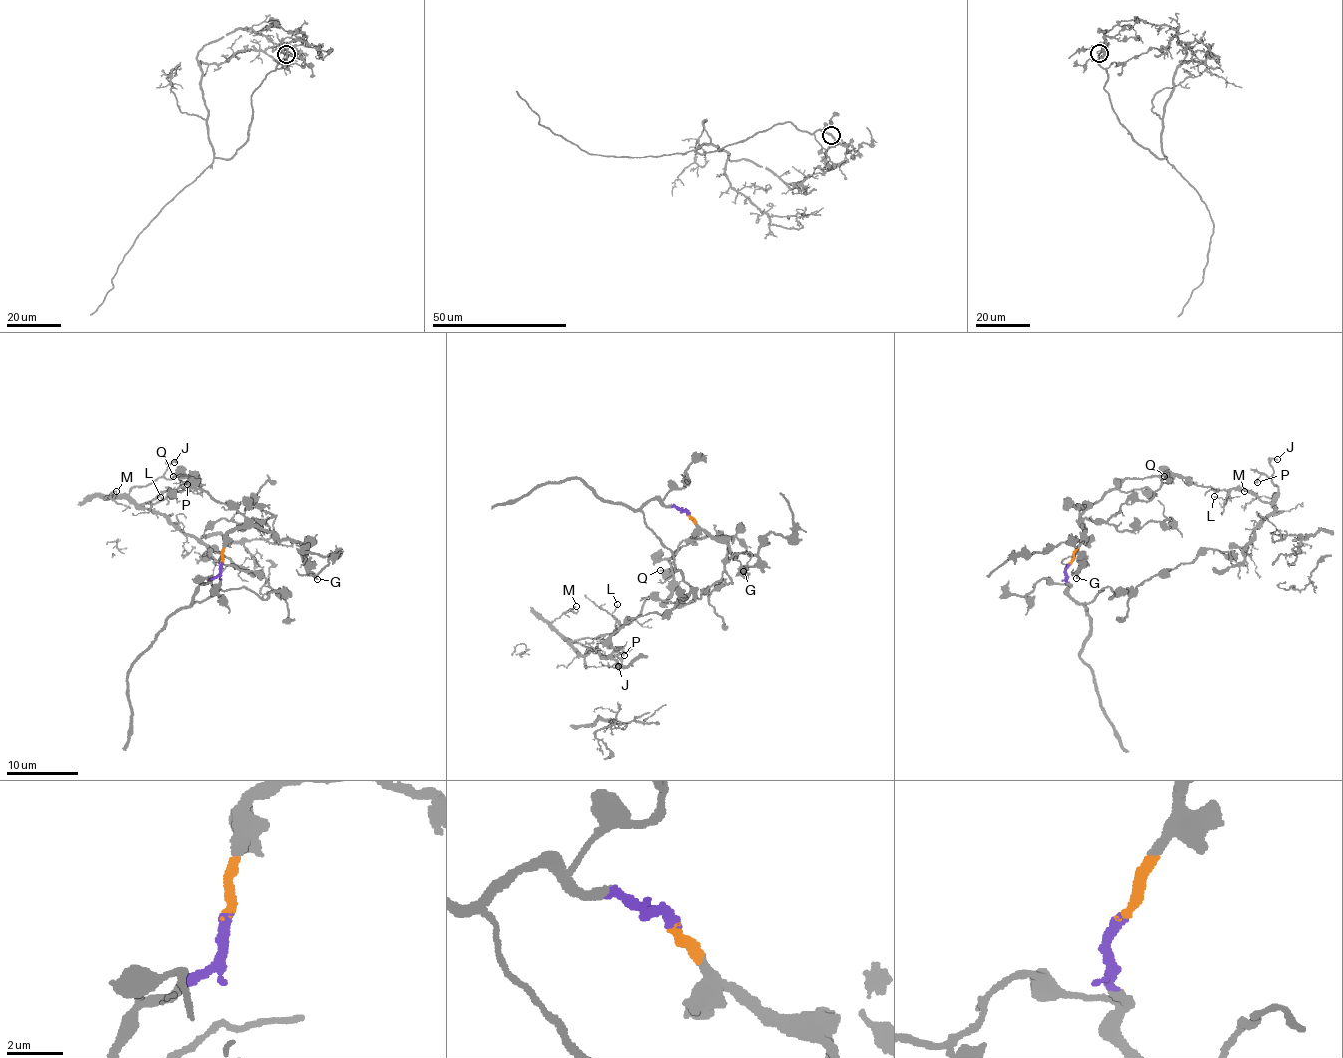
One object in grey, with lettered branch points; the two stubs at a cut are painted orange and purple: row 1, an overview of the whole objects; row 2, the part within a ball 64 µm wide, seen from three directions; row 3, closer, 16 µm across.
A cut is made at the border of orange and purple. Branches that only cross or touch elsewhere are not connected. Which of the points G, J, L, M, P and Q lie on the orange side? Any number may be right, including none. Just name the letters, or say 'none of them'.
G, Q

